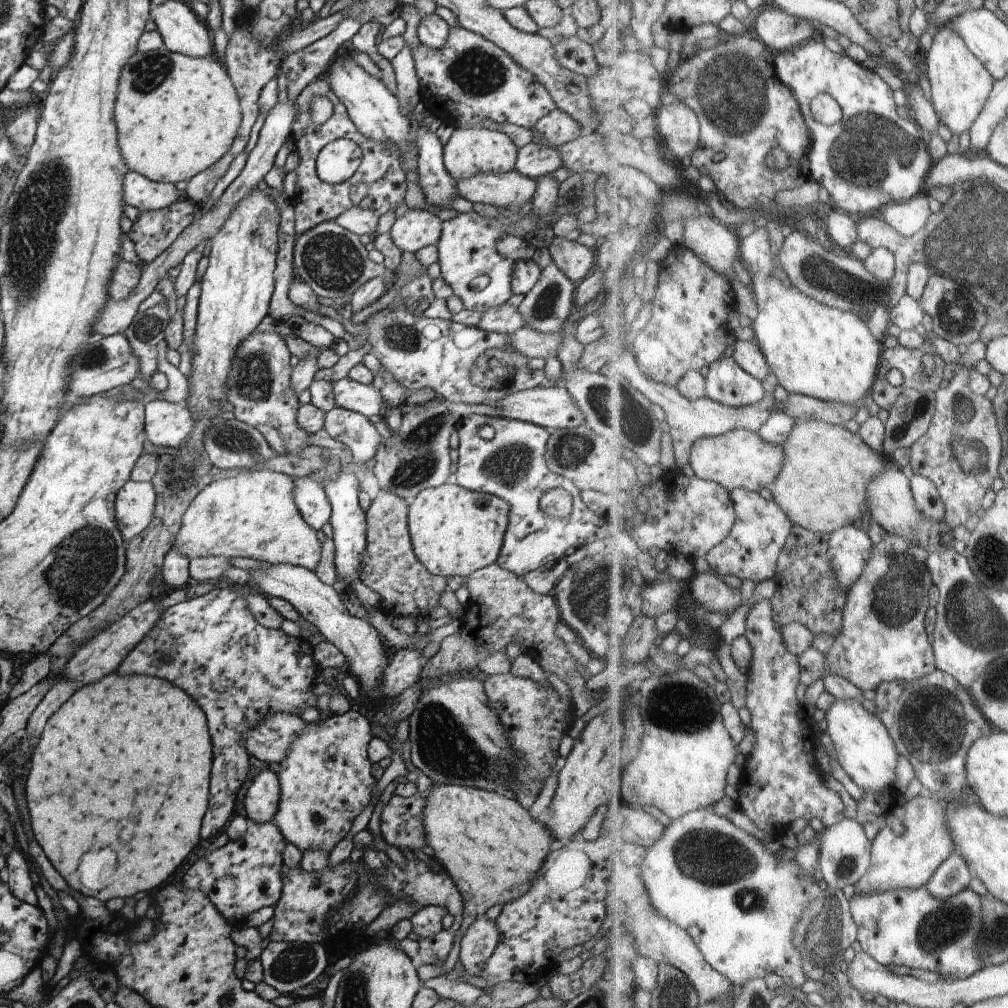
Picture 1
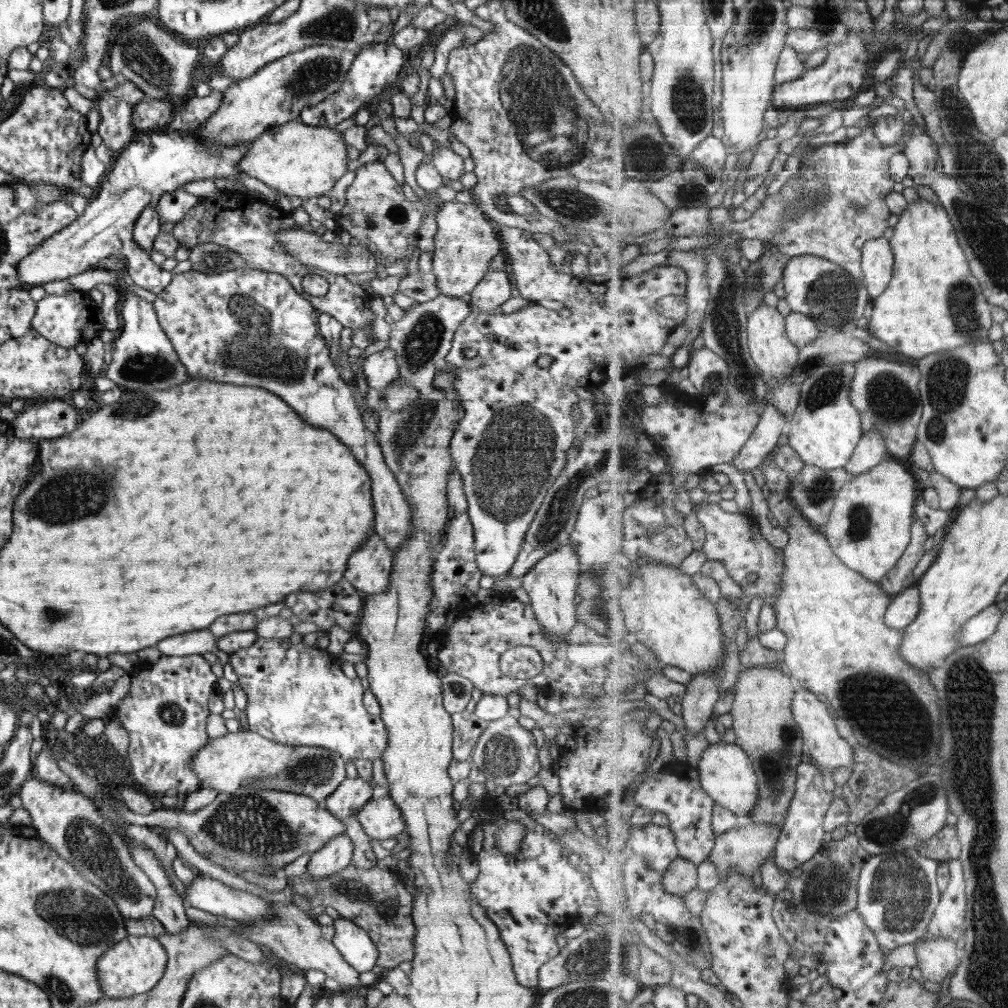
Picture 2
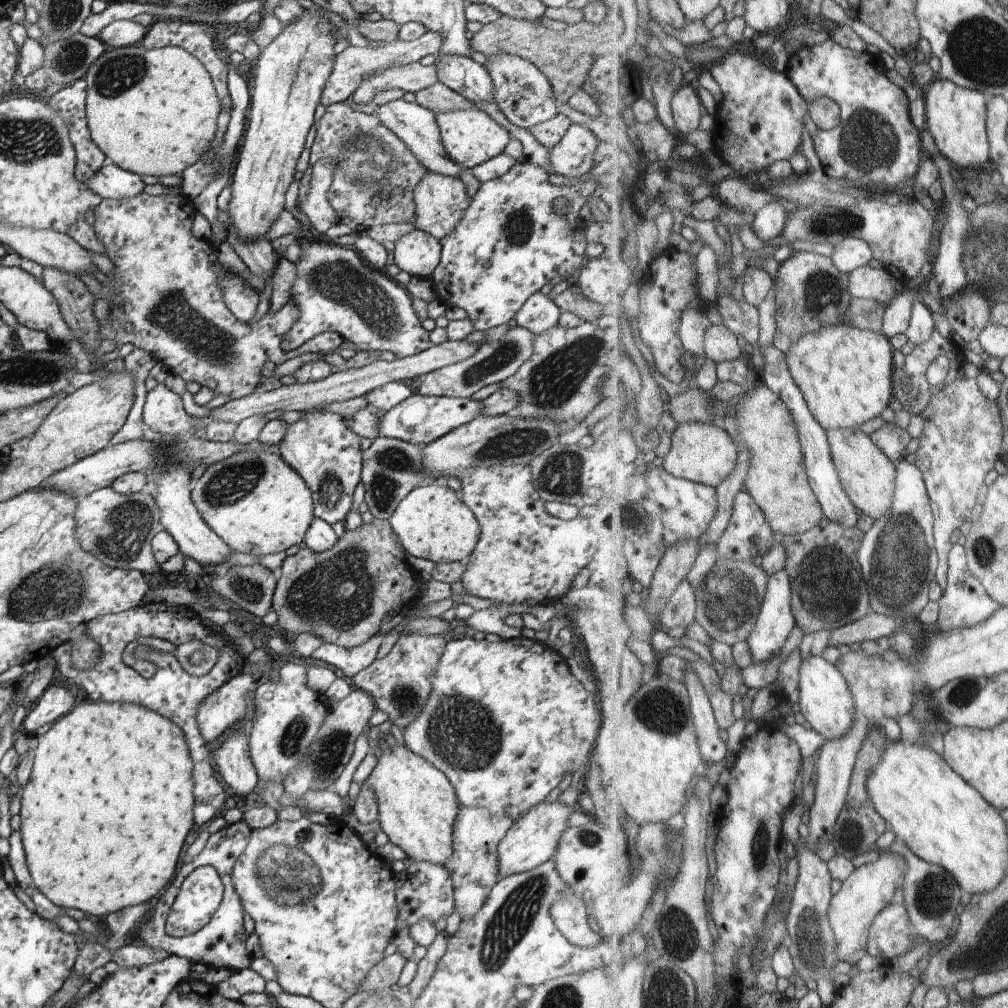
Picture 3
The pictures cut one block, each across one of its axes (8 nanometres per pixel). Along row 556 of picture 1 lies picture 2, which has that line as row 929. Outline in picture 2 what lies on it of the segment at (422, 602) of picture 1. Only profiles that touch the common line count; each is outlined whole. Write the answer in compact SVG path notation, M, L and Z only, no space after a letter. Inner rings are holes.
M350 863L329 877L317 879L308 870L303 875L293 875L287 878L287 886L306 898L312 907L332 906L339 912L340 917L355 920L360 928L369 933L378 949L377 966L390 970L402 962L412 962L417 933L412 918L414 896L408 892L406 885L396 873L382 870L377 866L362 869Z

